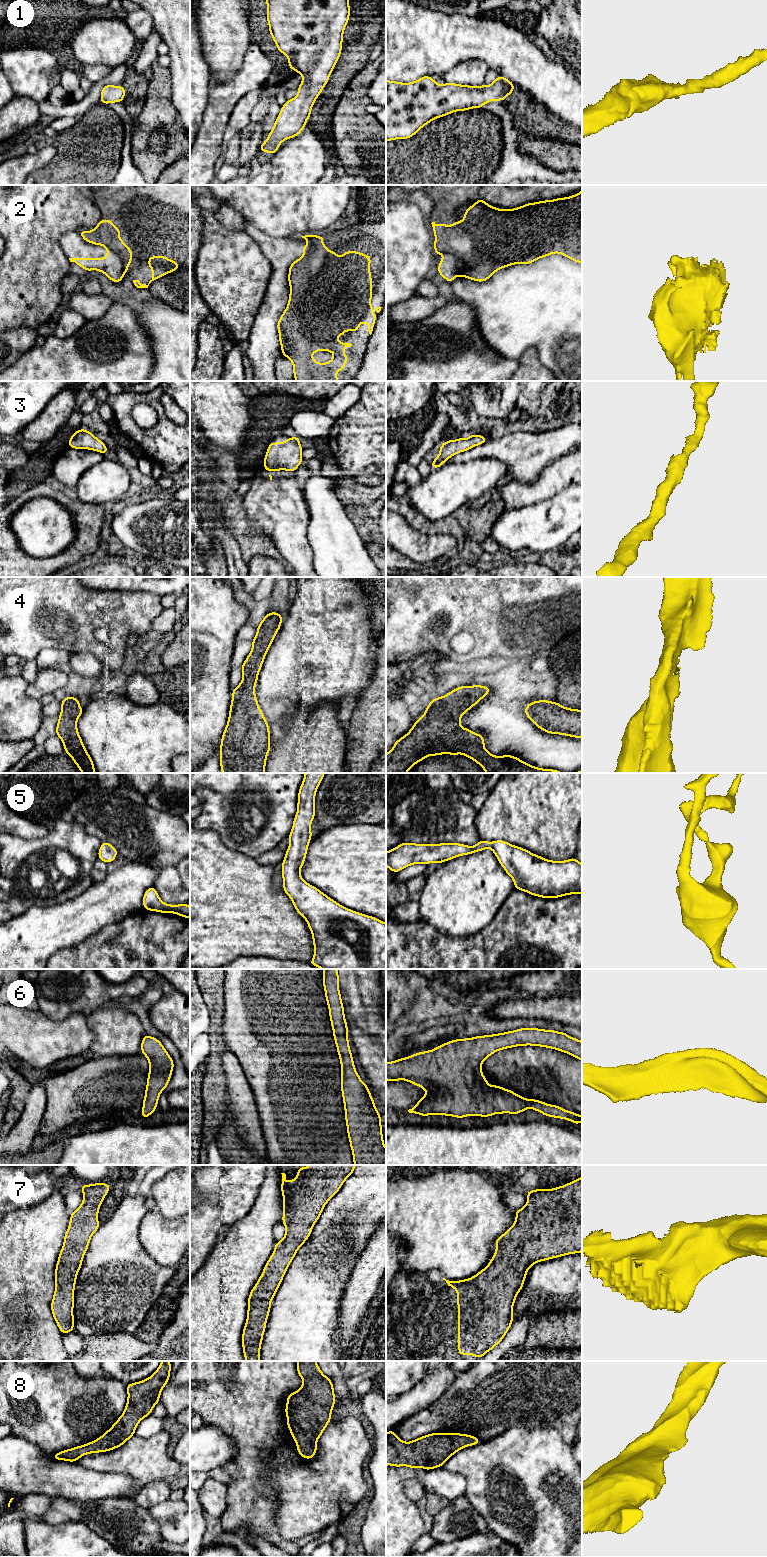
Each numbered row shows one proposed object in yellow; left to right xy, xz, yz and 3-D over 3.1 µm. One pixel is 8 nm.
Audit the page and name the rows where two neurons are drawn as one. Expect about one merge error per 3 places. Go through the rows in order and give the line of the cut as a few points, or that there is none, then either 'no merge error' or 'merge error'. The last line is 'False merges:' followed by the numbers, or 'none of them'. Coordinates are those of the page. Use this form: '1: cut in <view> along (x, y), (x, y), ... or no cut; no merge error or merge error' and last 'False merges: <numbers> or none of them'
1: no cut; no merge error
2: cut in yz along (446, 252), (450, 252), (455, 259), (457, 275); merge error
3: no cut; no merge error
4: no cut; no merge error
5: no cut; no merge error
6: no cut; no merge error
7: no cut; no merge error
8: no cut; no merge error
False merges: 2

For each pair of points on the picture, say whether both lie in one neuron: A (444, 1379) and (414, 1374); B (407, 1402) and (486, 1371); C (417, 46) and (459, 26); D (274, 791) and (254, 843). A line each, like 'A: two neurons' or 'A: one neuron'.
A: two neurons
B: two neurons
C: one neuron
D: one neuron

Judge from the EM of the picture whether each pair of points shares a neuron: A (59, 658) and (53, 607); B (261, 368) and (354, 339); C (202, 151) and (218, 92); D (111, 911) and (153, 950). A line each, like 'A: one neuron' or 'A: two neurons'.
A: two neurons
B: two neurons
C: one neuron
D: two neurons

